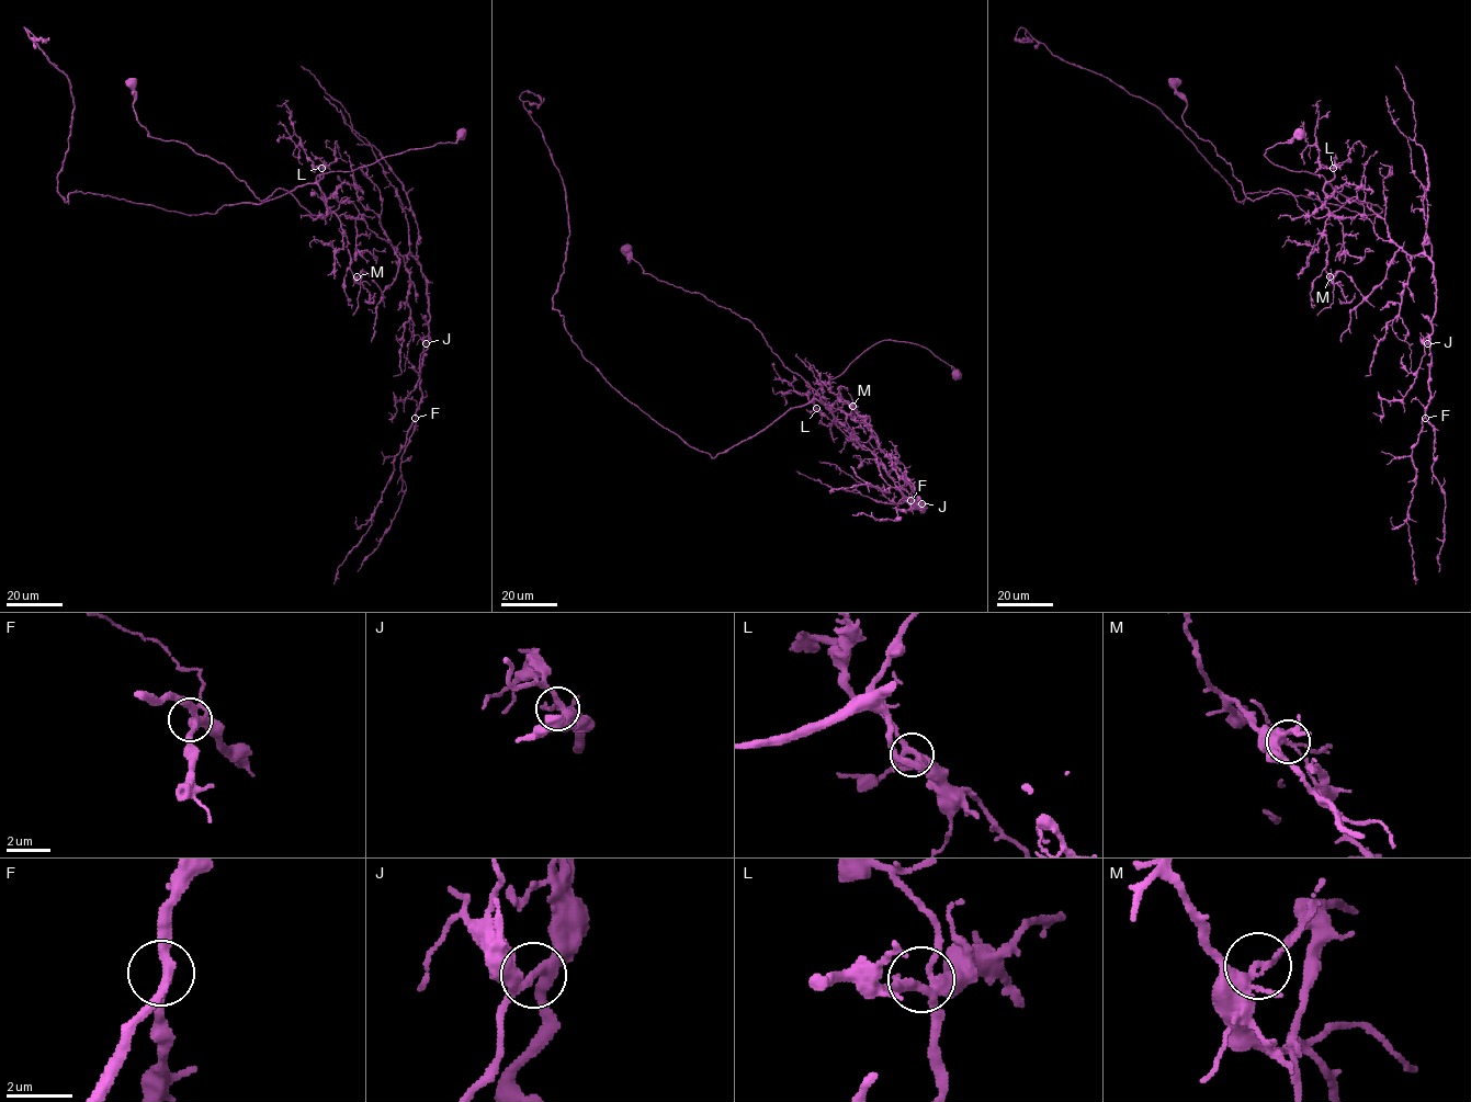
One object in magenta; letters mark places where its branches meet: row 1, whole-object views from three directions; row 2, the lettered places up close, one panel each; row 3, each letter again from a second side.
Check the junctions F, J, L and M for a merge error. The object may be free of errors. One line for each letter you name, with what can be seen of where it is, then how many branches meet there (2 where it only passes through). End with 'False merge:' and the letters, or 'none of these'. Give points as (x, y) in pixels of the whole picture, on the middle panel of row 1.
M: Place: (852, 406). Branches: 4
False merge: M

